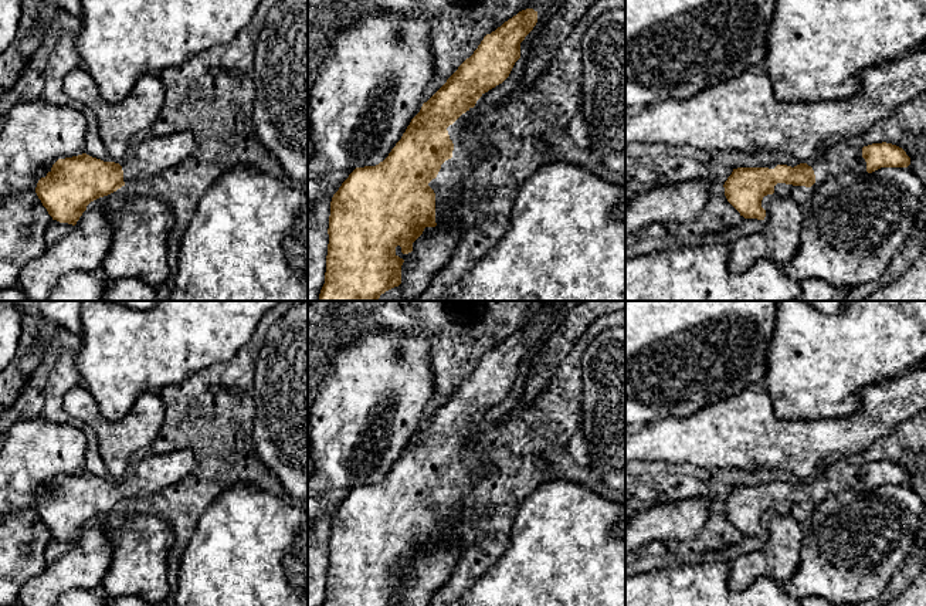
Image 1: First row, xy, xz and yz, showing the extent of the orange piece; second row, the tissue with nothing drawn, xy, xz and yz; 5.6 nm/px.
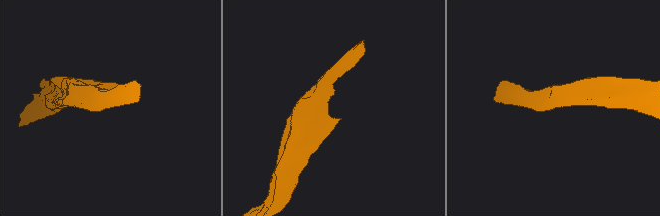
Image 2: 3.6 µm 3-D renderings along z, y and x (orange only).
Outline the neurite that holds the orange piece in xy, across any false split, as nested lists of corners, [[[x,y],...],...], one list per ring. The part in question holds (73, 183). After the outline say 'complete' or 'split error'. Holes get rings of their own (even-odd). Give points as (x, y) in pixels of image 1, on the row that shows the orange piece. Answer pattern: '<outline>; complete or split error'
[[[87,153],[58,159],[35,193],[52,220],[75,226],[87,206],[125,186],[119,163],[104,162]]]; complete

